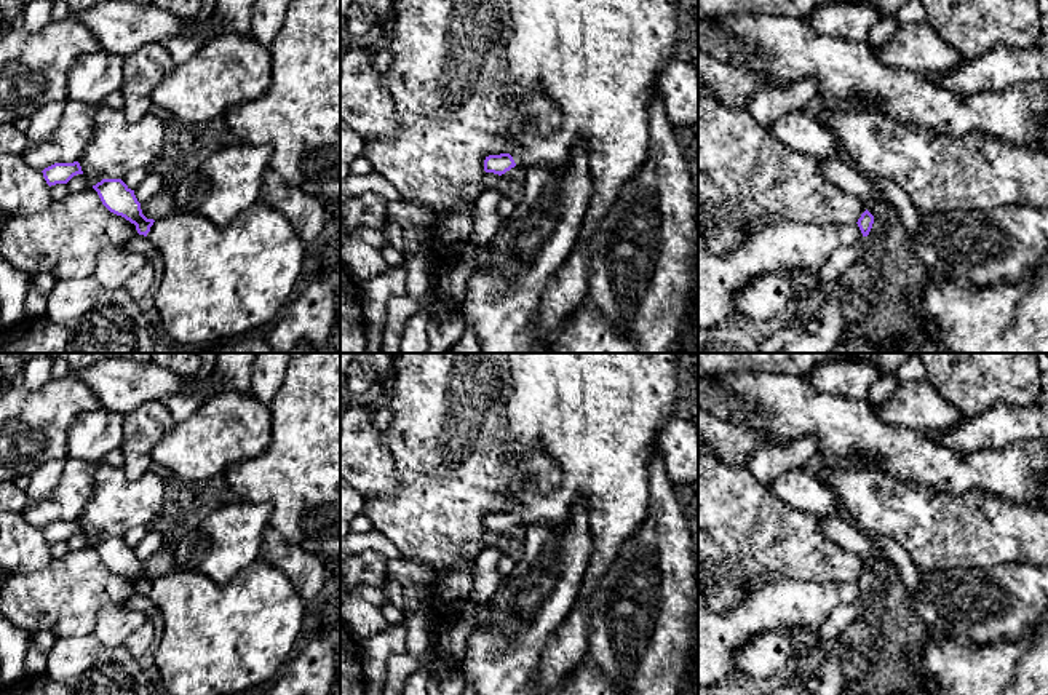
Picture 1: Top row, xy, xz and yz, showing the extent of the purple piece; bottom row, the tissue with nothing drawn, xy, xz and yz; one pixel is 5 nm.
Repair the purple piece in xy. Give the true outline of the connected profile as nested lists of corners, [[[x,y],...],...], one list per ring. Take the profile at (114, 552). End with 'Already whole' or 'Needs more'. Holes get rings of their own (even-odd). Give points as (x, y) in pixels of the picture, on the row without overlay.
[[[102,537],[93,546],[102,562],[113,572],[136,583],[149,596],[165,622],[163,639],[150,657],[160,671],[166,695],[243,695],[273,681],[289,661],[296,639],[304,629],[307,602],[297,594],[283,572],[262,559],[238,572],[227,585],[219,585],[200,572],[177,572],[165,577],[147,577],[134,548],[121,537]]]. Needs more

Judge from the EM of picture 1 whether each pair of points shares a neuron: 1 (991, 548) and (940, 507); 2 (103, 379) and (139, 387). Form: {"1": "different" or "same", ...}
{"1": "same", "2": "same"}

